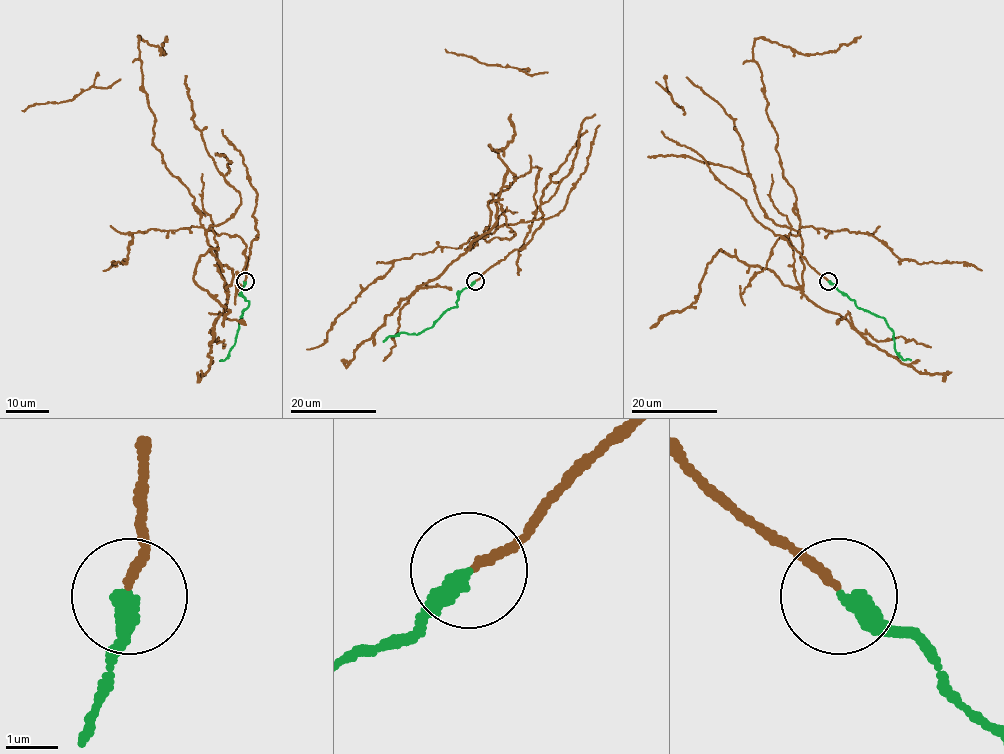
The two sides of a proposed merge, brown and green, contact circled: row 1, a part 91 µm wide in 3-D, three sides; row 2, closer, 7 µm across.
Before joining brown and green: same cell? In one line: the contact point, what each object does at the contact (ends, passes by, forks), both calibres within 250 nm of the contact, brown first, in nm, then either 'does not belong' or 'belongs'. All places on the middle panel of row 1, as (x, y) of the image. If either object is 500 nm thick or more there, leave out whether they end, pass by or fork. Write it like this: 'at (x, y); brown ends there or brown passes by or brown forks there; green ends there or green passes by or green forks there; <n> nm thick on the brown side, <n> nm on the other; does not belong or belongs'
at (475, 281); brown ends there; green ends there; 160 nm thick on the brown side, 360 nm on the other; does not belong

